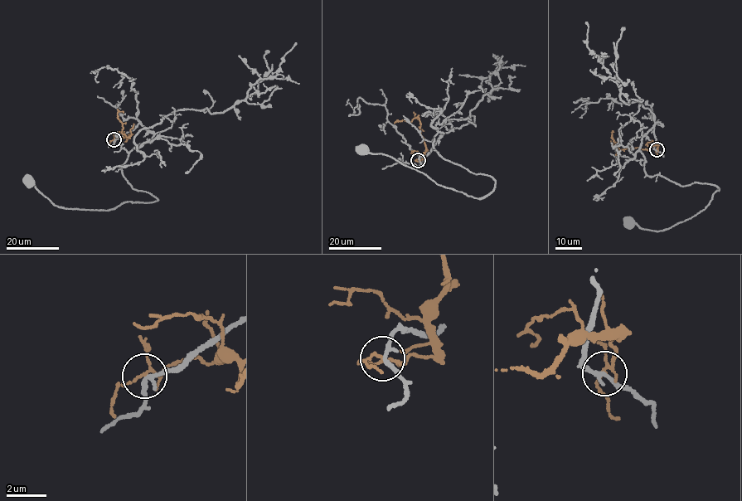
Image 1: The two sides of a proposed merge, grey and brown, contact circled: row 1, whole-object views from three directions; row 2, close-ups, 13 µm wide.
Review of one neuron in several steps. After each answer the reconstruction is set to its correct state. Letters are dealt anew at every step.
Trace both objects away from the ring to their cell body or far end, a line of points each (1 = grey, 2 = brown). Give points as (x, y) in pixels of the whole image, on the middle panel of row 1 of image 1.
1: (418, 160), (441, 132), (433, 140), (438, 154), (490, 176), (494, 188), (470, 196), (388, 156), (361, 150)
2: (418, 160), (424, 160), (425, 148), (419, 118), (410, 122), (400, 122)

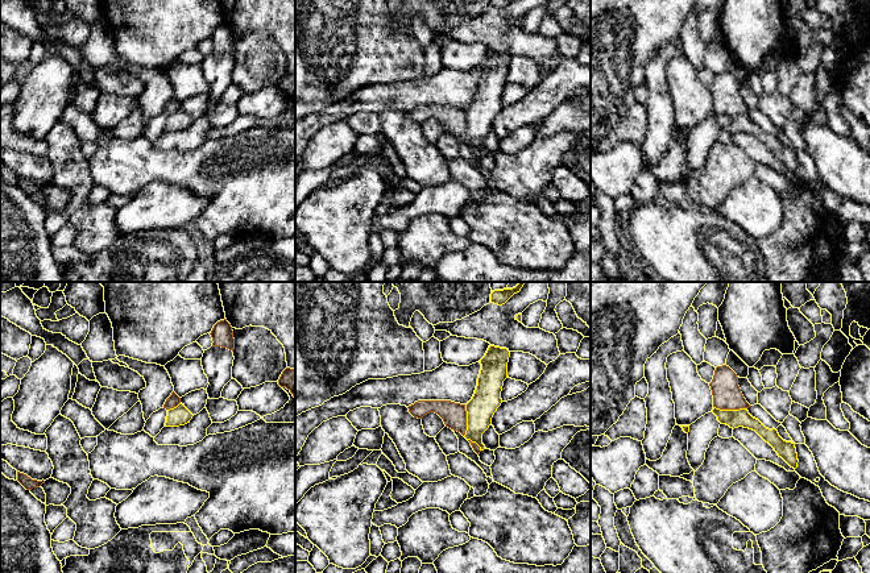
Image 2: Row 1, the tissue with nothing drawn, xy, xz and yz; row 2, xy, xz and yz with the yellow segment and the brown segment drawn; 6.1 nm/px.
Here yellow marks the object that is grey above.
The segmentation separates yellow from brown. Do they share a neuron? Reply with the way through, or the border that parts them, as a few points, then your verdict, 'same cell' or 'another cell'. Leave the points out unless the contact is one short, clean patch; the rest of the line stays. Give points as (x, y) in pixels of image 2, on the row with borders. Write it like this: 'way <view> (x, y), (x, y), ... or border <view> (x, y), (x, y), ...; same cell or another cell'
border yz (713, 406), (720, 409), (746, 409); another cell

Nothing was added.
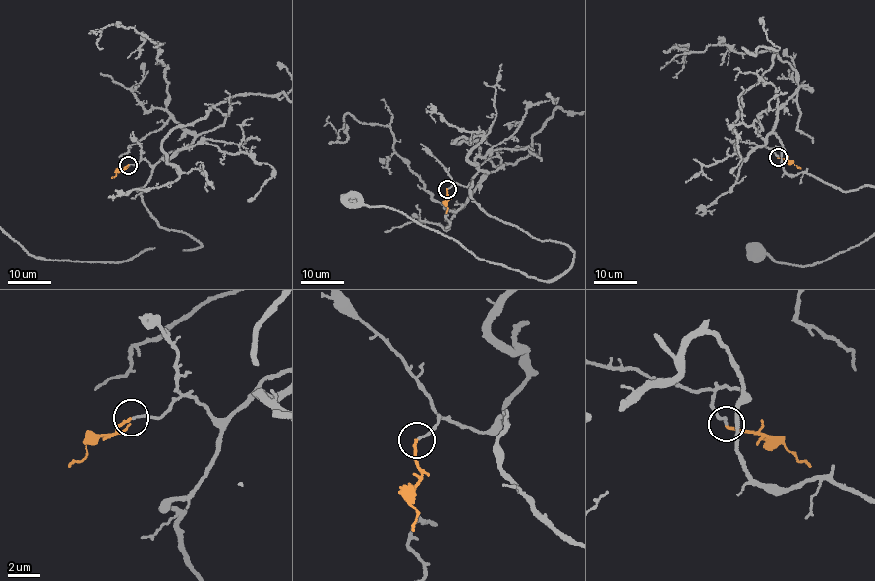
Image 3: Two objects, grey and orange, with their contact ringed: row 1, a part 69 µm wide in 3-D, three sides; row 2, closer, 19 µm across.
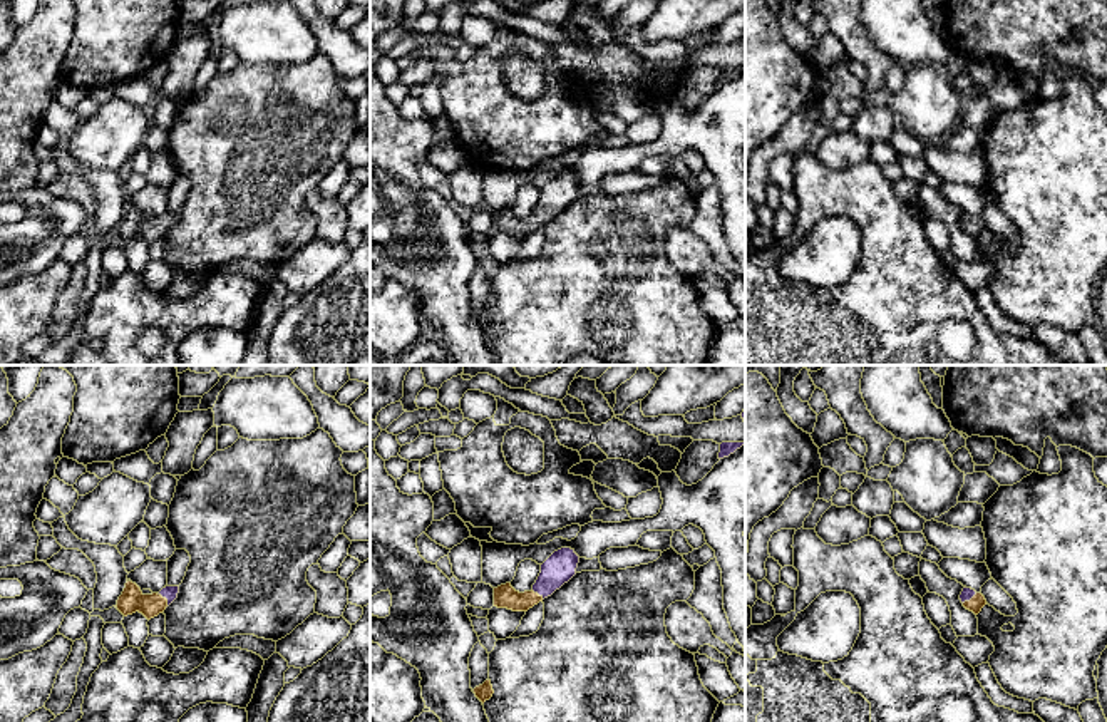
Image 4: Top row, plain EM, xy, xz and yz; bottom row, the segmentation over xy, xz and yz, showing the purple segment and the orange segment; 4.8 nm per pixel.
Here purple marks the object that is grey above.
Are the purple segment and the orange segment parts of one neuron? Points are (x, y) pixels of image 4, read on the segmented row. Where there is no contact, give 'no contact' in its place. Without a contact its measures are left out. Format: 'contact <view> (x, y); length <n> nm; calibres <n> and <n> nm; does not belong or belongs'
contact xy (164, 597); length 90 nm; calibres 70 and 120 nm; belongs

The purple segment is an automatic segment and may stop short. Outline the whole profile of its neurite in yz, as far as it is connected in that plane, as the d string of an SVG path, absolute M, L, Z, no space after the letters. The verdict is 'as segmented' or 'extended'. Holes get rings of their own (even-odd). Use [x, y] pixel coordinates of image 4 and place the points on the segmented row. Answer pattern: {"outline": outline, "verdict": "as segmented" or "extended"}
{"outline": "M963 588L960 600L963 603L963 606L970 611L973 611L975 615L978 615L981 611L981 608L986 605L986 600L981 593L976 593L971 588Z", "verdict": "extended"}

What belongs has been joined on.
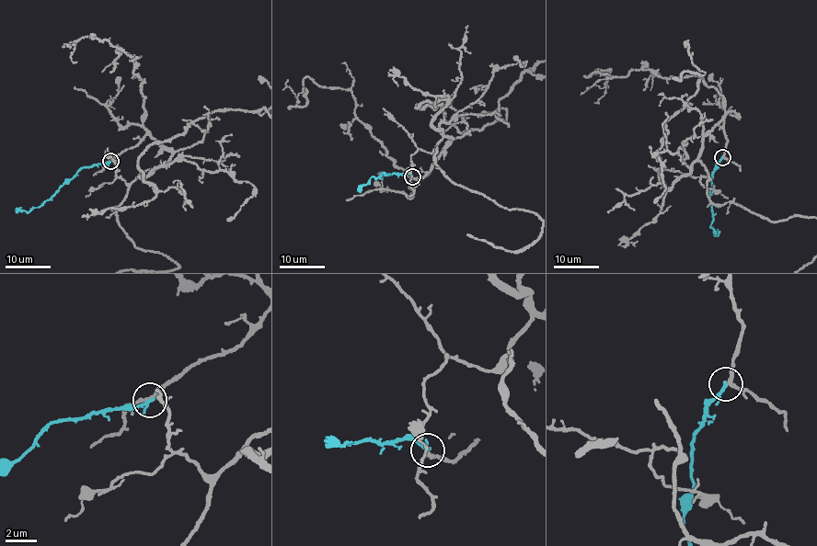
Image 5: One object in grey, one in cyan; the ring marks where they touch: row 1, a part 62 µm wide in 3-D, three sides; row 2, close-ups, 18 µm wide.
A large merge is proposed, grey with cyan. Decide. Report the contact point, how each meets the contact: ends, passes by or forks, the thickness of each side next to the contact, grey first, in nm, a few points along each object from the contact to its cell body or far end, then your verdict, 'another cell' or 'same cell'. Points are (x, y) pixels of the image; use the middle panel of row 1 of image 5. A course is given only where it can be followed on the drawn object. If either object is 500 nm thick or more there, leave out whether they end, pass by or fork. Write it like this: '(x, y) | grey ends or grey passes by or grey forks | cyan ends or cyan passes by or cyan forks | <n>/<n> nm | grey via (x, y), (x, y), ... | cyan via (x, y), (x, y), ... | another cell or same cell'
(412, 176) | grey passes by | cyan passes by | 200/160 nm | cyan via (411, 176), (406, 174), (382, 174), (376, 178), (373, 176), (359, 191) | same cell

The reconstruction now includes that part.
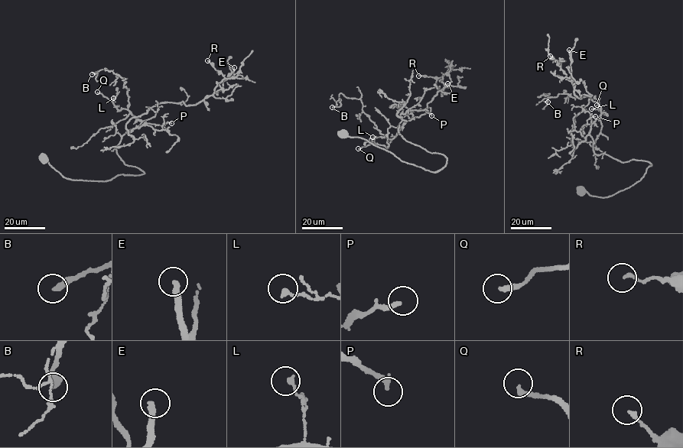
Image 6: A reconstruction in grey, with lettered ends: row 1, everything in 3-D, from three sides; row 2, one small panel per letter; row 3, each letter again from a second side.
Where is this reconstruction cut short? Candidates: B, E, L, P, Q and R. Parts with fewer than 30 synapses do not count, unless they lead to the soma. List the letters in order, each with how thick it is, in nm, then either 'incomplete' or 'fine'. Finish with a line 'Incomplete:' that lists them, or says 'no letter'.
B: 360 nm | fine
E: 280 nm | incomplete
L: 240 nm | fine
P: 240 nm | fine
Q: 240 nm | incomplete
R: 150 nm | fine
Incomplete: E, Q

